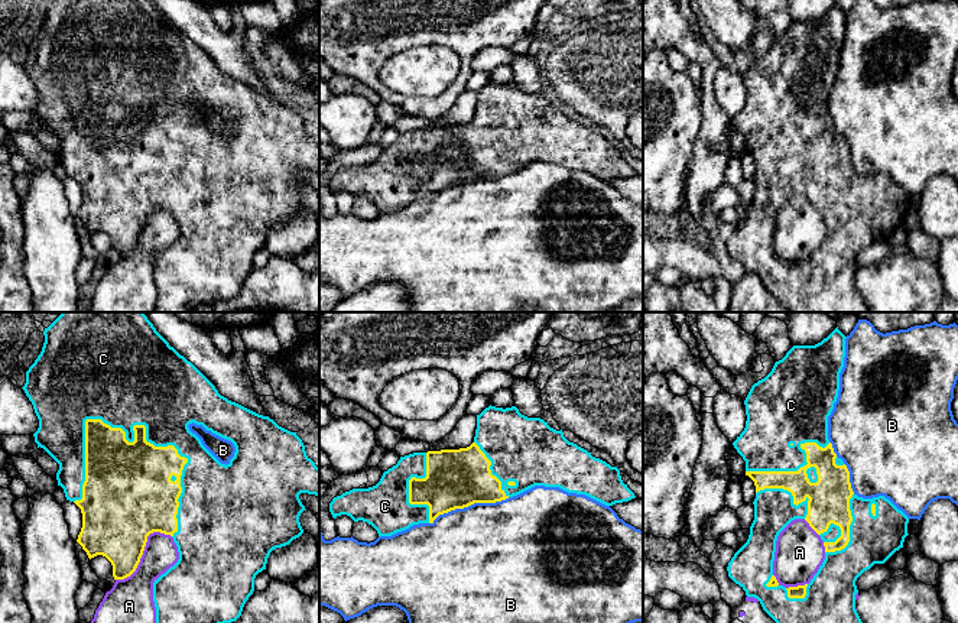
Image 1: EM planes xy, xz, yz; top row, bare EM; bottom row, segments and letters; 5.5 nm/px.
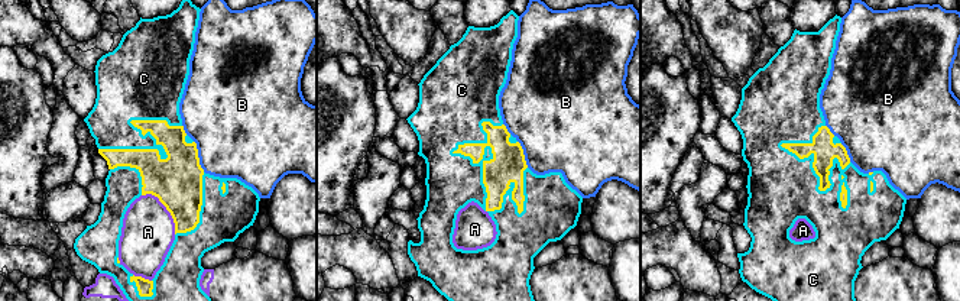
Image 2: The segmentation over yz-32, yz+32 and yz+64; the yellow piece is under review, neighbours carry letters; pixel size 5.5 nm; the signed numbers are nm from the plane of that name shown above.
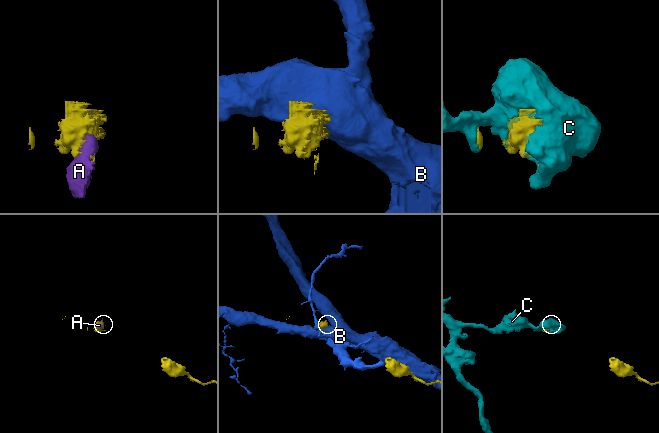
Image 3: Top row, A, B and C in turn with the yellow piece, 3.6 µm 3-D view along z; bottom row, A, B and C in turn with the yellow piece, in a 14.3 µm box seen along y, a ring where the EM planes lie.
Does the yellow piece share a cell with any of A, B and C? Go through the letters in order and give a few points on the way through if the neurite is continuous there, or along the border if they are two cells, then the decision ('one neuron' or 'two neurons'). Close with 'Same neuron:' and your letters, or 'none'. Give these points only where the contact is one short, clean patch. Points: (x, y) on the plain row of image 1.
A: two neurons
B: two neurons
C: one neuron
Same neuron: C

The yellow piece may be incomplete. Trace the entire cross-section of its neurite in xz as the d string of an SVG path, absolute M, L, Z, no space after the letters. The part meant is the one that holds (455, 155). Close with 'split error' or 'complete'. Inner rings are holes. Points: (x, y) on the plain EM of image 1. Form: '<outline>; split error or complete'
M488 82L477 91L474 119L467 124L413 129L400 133L396 142L383 149L380 158L368 165L353 165L329 179L332 194L347 191L354 198L371 201L379 212L392 212L413 201L433 199L444 189L464 185L474 179L496 179L517 172L535 162L559 163L568 169L585 171L605 182L634 175L634 169L623 159L620 146L595 134L587 126L569 119L562 106L556 107L540 94L527 94L516 82Z; split error

